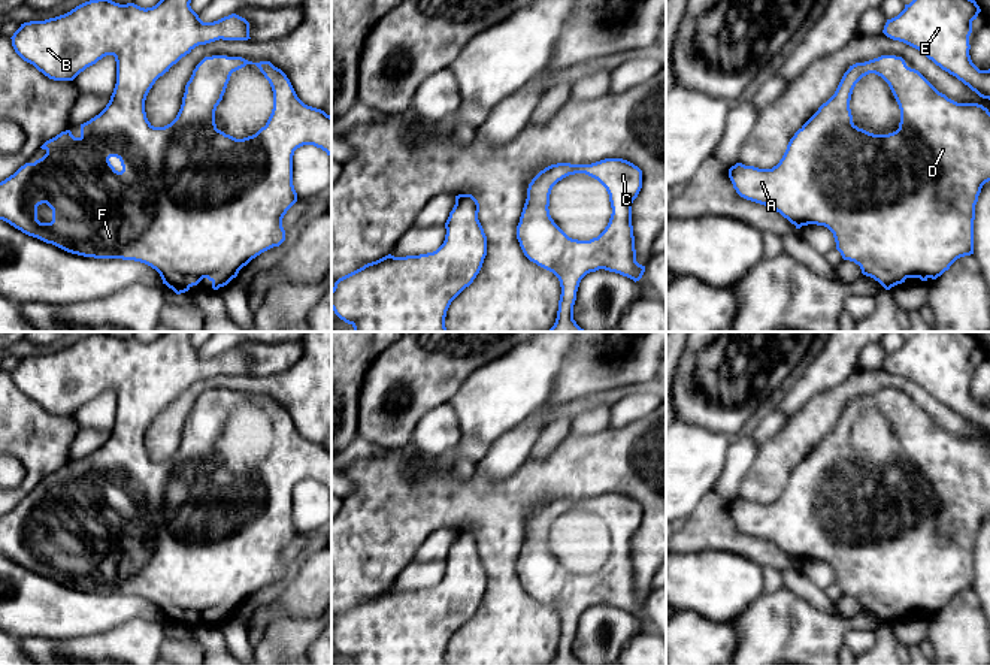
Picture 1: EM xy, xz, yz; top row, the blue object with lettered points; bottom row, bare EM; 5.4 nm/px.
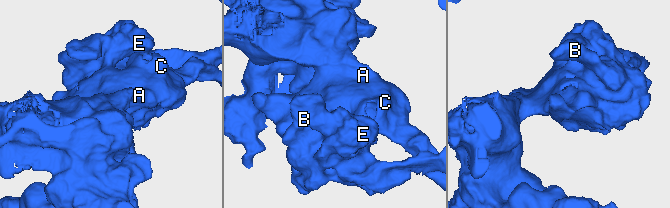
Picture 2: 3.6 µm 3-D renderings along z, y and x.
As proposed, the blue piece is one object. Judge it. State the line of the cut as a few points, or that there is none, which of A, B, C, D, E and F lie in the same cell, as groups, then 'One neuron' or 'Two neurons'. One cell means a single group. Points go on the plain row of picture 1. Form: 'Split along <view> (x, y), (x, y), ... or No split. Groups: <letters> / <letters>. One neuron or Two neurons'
No split. Groups: A B C D E F. One neuron

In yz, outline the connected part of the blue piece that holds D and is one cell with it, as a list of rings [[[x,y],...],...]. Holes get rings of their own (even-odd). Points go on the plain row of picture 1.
[[[881,390],[878,393],[856,398],[844,408],[835,429],[823,438],[818,445],[794,468],[790,474],[787,484],[776,501],[772,504],[759,504],[736,498],[729,504],[729,513],[736,528],[751,536],[769,541],[787,553],[796,563],[808,559],[827,562],[835,572],[836,584],[844,595],[854,596],[860,601],[862,608],[878,616],[885,625],[905,617],[906,613],[920,613],[927,616],[936,614],[960,592],[974,589],[974,554],[975,539],[986,517],[990,516],[990,447],[978,438],[957,438],[939,427],[918,405],[906,400],[902,392]],[[875,408],[881,411],[890,421],[899,444],[900,457],[899,463],[888,469],[874,469],[859,463],[853,457],[850,435],[856,418],[866,409]]]

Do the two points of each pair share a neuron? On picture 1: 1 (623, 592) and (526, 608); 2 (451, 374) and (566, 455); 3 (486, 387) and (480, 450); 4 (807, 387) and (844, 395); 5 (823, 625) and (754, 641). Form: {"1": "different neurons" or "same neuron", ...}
{"1": "different neurons", "2": "different neurons", "3": "different neurons", "4": "different neurons", "5": "same neuron"}

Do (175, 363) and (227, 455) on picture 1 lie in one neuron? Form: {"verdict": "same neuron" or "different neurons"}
{"verdict": "same neuron"}

